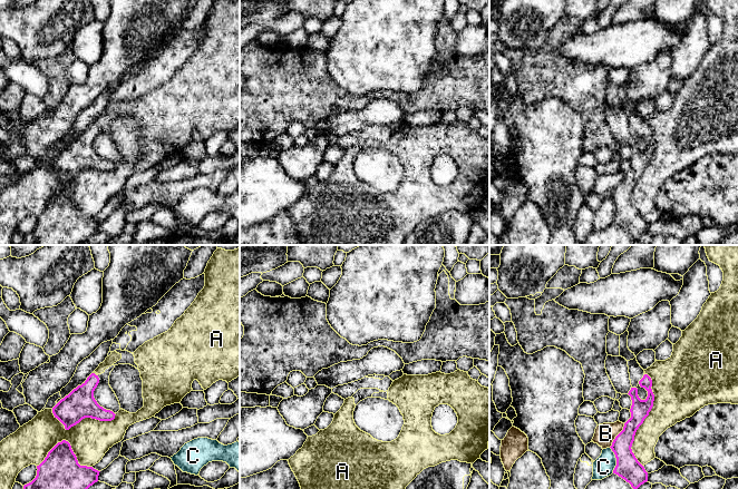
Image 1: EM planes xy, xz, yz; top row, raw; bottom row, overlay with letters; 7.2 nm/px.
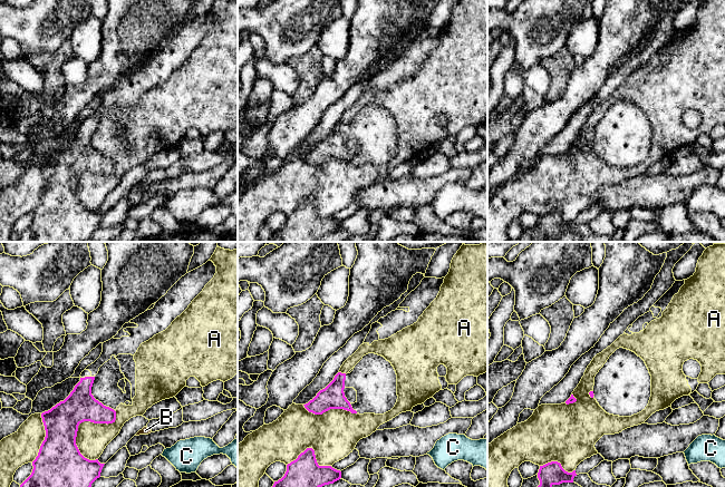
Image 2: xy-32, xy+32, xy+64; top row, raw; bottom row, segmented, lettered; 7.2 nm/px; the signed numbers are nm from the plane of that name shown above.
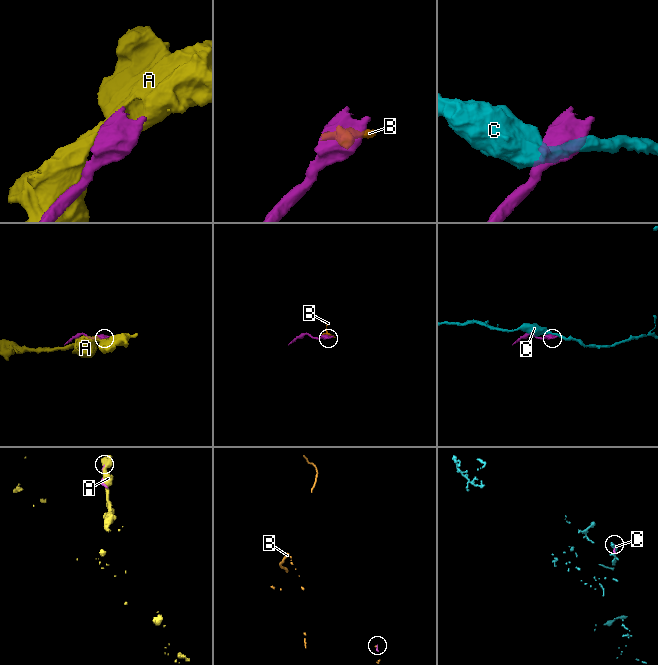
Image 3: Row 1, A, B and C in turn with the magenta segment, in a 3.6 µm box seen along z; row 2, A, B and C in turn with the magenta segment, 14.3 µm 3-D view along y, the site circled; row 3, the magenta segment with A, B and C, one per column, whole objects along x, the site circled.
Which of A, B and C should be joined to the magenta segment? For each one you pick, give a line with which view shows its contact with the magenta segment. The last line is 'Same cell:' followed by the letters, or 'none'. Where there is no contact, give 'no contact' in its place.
Same cell: none

